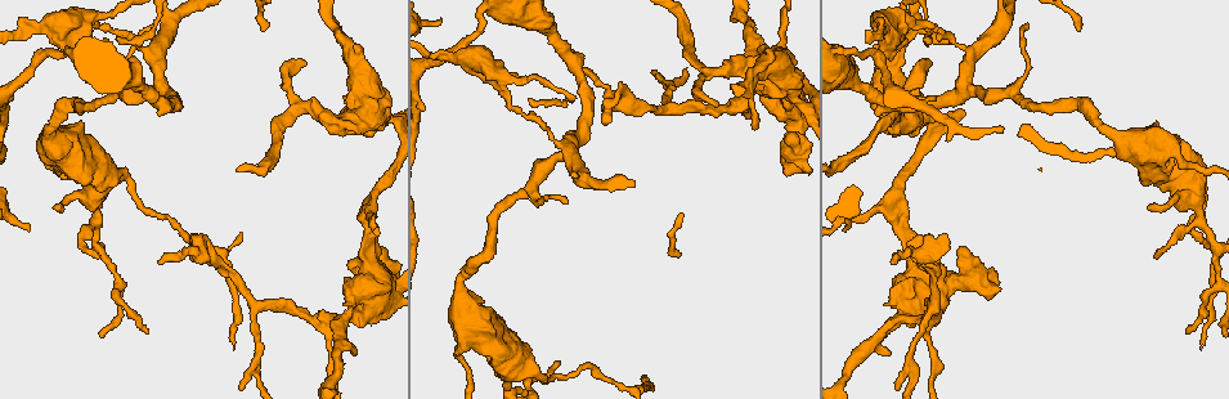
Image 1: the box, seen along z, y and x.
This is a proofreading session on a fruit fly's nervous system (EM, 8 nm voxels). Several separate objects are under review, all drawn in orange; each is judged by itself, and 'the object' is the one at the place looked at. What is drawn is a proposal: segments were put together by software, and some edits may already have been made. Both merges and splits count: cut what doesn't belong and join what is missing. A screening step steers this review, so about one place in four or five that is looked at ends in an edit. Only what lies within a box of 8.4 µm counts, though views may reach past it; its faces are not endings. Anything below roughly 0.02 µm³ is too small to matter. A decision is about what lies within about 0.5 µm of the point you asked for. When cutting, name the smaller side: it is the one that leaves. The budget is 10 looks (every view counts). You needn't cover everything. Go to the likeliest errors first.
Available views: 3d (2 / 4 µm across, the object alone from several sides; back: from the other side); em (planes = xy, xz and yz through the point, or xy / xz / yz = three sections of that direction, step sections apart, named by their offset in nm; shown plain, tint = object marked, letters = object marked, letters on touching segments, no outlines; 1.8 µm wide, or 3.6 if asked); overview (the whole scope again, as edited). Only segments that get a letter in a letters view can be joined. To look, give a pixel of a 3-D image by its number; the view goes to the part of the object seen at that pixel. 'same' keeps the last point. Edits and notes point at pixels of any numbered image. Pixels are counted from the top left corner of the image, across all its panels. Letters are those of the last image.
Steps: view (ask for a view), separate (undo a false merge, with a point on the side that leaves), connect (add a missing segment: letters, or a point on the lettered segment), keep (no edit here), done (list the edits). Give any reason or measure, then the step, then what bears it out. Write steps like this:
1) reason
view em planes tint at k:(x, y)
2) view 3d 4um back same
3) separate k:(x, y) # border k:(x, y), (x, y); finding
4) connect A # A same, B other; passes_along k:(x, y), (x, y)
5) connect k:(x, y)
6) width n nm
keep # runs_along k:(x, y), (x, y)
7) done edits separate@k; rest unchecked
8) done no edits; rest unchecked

narrows sharply
view 3d 4um back at 1:(353, 315)

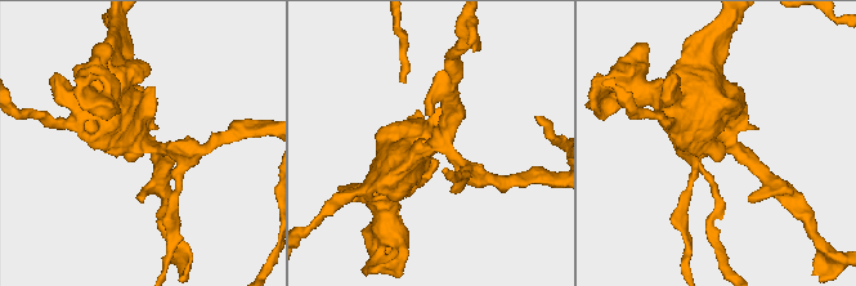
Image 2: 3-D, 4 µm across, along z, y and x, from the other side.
arms 4; shape alone is not enough
view em planes plain at 2:(426, 146)

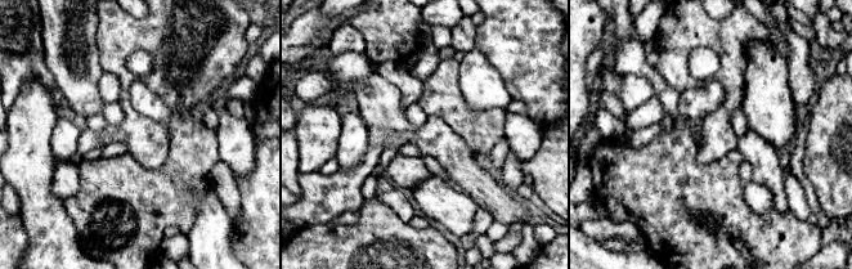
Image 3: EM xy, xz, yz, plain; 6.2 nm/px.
what lies round it
view em planes letters same

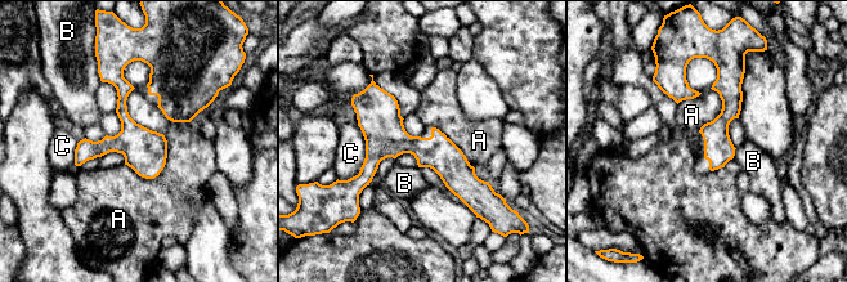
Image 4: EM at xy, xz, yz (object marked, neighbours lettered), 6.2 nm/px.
keep # A other, B other, C other; border 4:(134, 88), (153, 179); one neuron here

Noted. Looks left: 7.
thin end
view em 3.6um xz step 16 tint at 1:(718, 105)

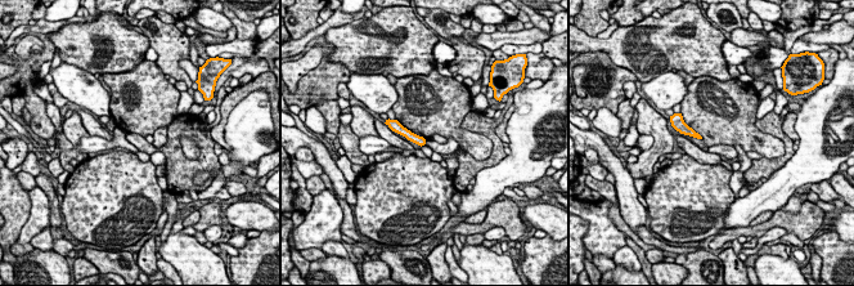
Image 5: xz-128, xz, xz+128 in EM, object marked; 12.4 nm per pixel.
view em 3.6um planes letters same

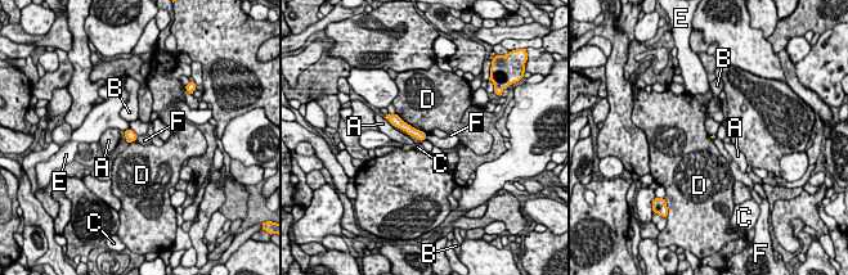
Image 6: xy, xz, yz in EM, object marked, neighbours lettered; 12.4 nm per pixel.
longest_contact D 460 nm
keep # A other, B other, C other, D other, E other, F other; none of them fits

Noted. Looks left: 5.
branch stops here
view em 3.6um xz step 16 letters at 1:(793, 166)

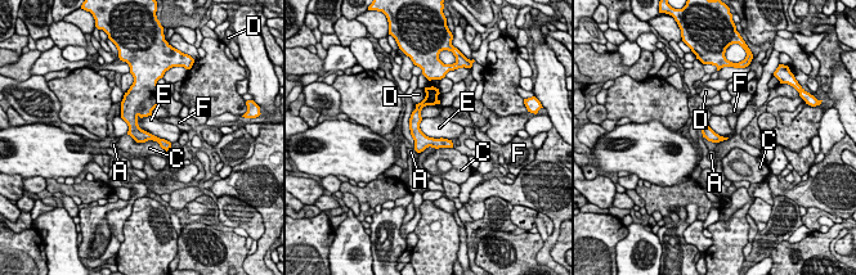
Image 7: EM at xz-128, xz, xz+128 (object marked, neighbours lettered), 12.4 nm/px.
another direction
view em 3.6um planes letters same

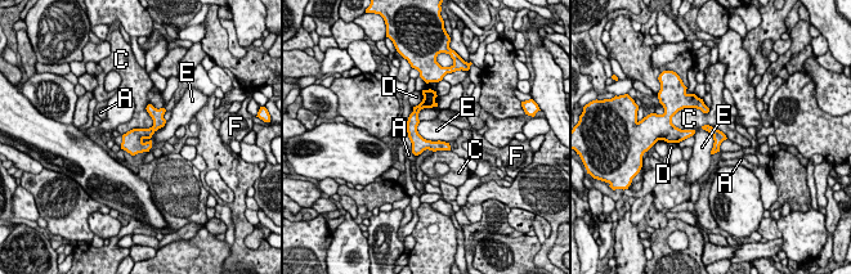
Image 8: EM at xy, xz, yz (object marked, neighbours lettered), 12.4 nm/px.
keep # A other, C other, D other, E other, F other; border 8:(166, 121), (149, 138), (142, 142); no lettered segment goes on from it

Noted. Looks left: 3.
three arms meet
view 3d 2um at 1:(672, 108)

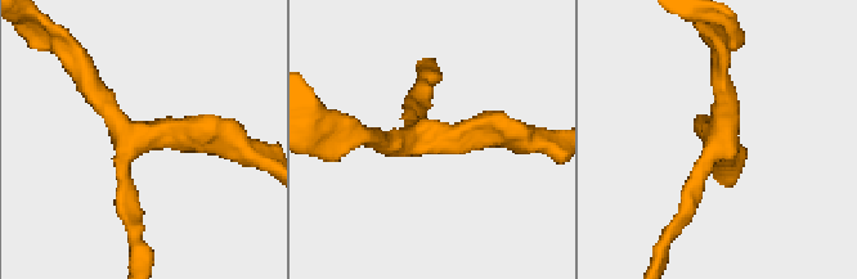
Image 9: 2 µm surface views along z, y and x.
arms 3
view em xz step 4 letters at 9:(134, 137)

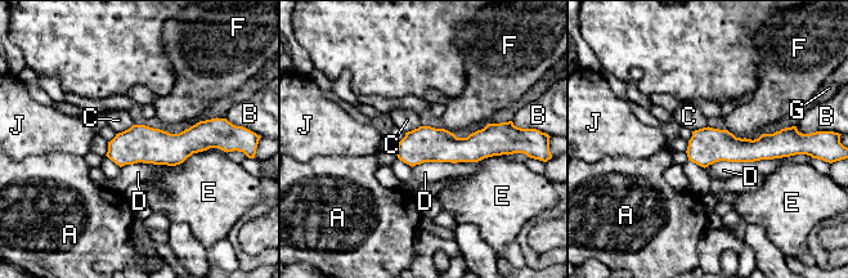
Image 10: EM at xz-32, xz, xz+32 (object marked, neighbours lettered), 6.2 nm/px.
another direction
view em planes letters same

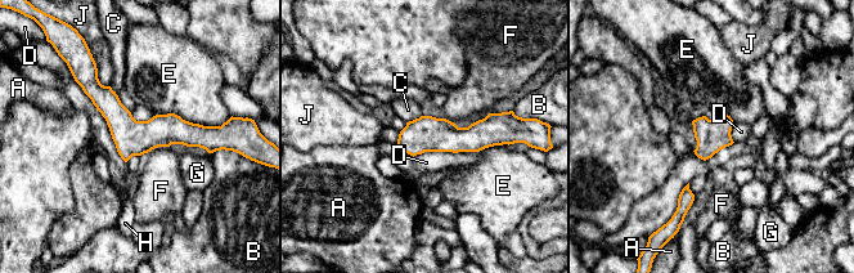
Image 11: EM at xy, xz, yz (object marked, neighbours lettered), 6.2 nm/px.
width 200 nm
keep # A other, B other, C other, D other, E other, F other, G other, H other, J other; runs_along 11:(81, 81), (135, 131), (214, 141); continuous, no second neuron

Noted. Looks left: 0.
done no edits; rest unchecked

